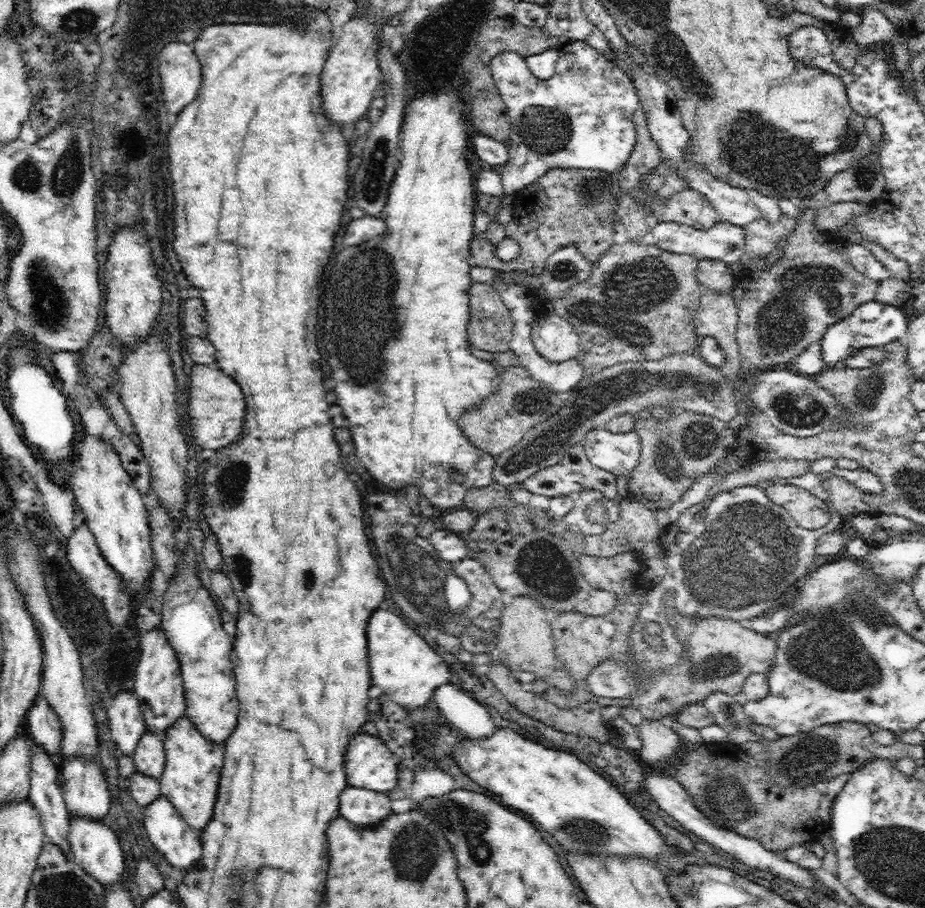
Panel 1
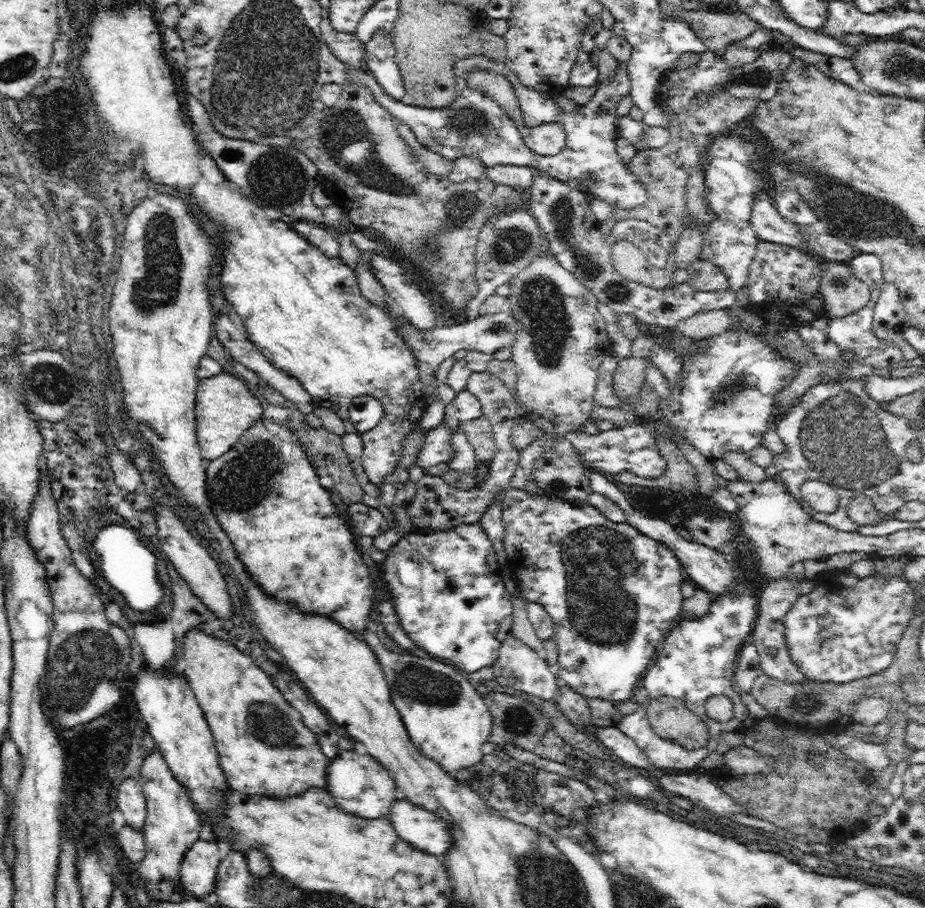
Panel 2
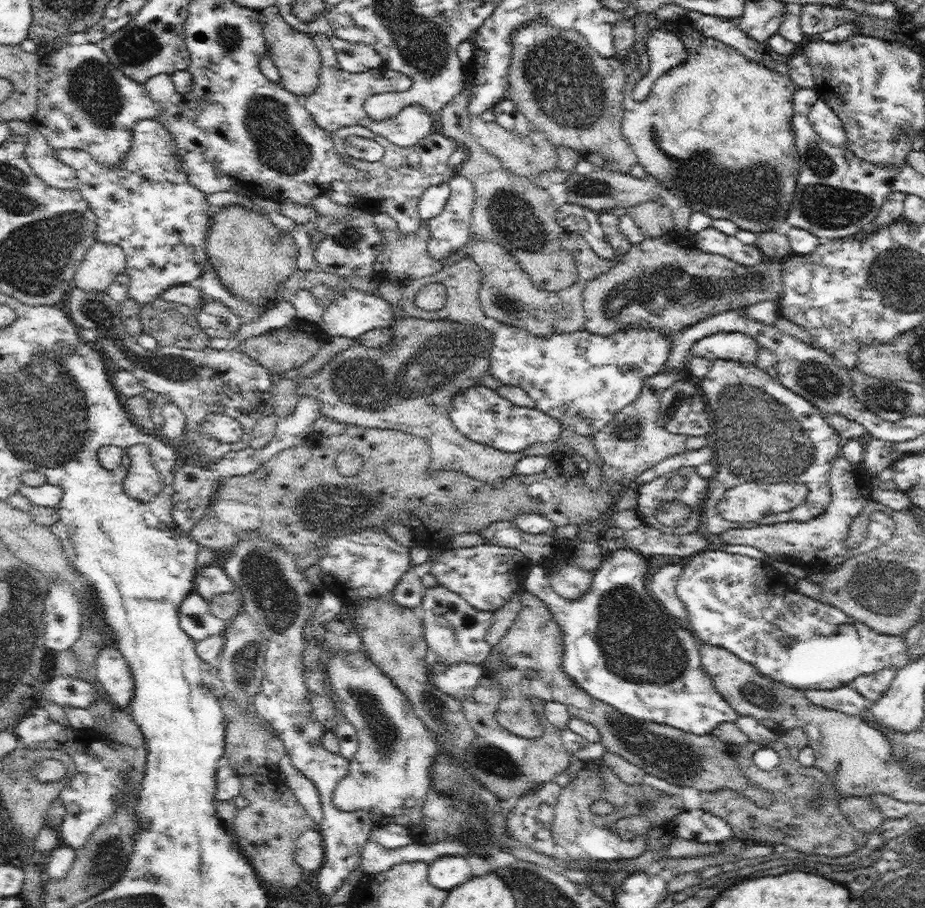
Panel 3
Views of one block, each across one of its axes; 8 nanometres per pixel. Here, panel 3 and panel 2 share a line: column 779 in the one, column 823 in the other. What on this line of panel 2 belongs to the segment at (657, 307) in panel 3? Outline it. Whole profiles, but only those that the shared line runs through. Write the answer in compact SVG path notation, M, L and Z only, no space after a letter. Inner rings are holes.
M823 260L820 292L828 319L844 318L867 306L871 289L854 277L848 263Z

